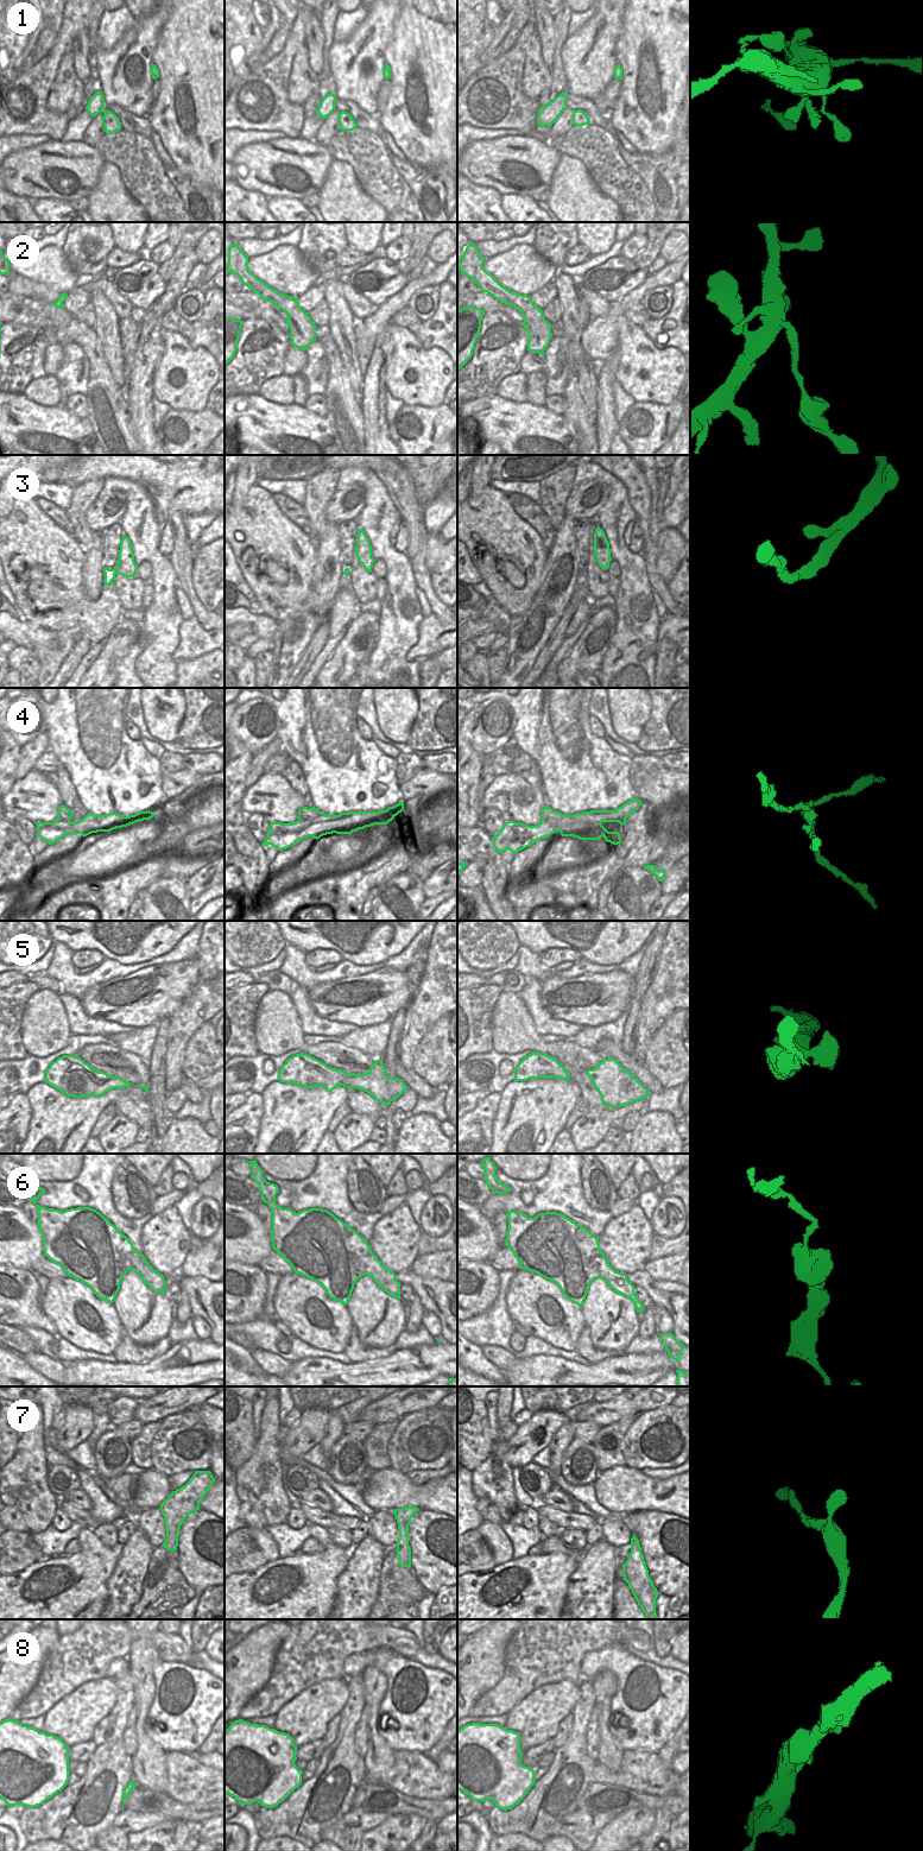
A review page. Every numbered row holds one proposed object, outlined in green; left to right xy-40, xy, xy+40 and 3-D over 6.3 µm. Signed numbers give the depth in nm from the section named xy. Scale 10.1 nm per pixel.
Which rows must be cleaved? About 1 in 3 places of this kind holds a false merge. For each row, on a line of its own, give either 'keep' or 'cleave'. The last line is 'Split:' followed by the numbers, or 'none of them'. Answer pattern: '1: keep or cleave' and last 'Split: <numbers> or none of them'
1: keep
2: cleave
3: keep
4: cleave
5: keep
6: keep
7: keep
8: keep
Split: 2, 4

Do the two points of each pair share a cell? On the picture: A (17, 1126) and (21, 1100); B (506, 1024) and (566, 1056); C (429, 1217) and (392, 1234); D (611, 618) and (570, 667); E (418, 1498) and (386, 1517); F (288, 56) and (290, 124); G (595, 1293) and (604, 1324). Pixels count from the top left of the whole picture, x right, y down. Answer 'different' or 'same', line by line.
A: same
B: same
C: same
D: same
E: different
F: same
G: same

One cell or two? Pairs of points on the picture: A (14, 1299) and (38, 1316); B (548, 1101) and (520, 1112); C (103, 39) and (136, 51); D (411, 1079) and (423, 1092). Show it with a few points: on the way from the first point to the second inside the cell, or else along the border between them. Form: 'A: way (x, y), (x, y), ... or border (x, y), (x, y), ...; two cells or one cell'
A: way (20, 1305), (32, 1315); one cell
B: way (541, 1106), (533, 1112), (528, 1112); one cell
C: border (136, 24), (130, 26), (109, 49), (96, 49); two cells
D: way (415, 1082), (421, 1088); one cell

